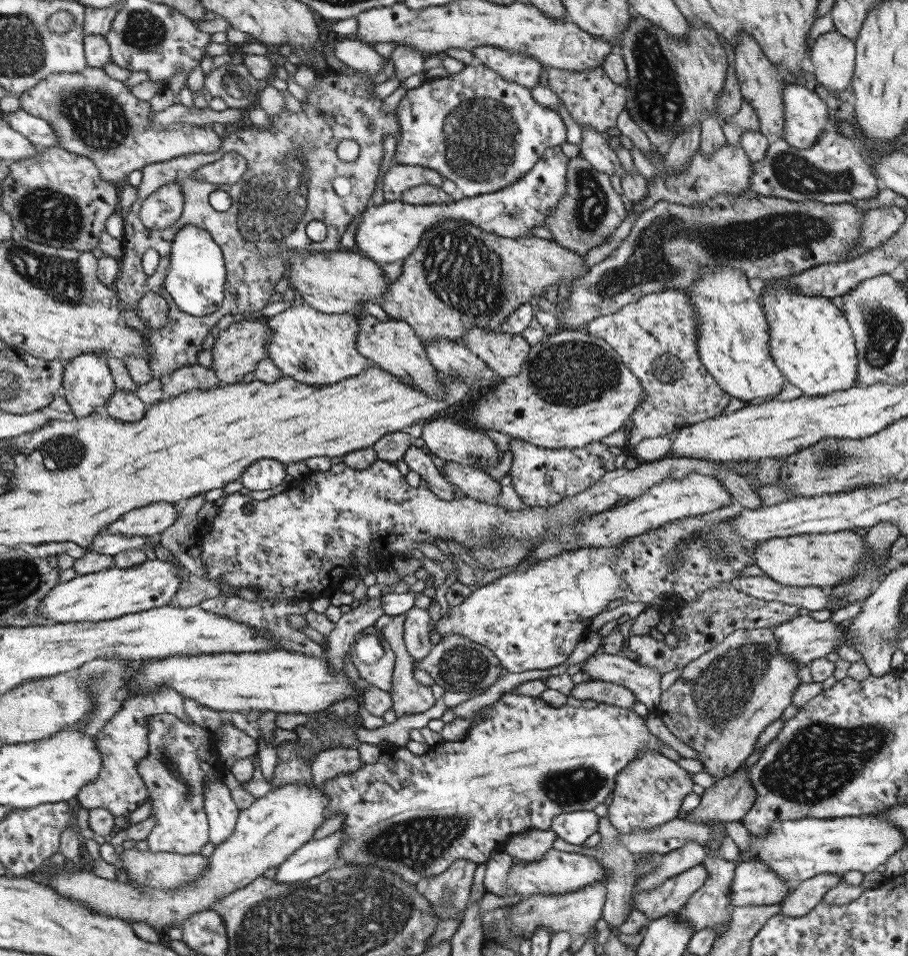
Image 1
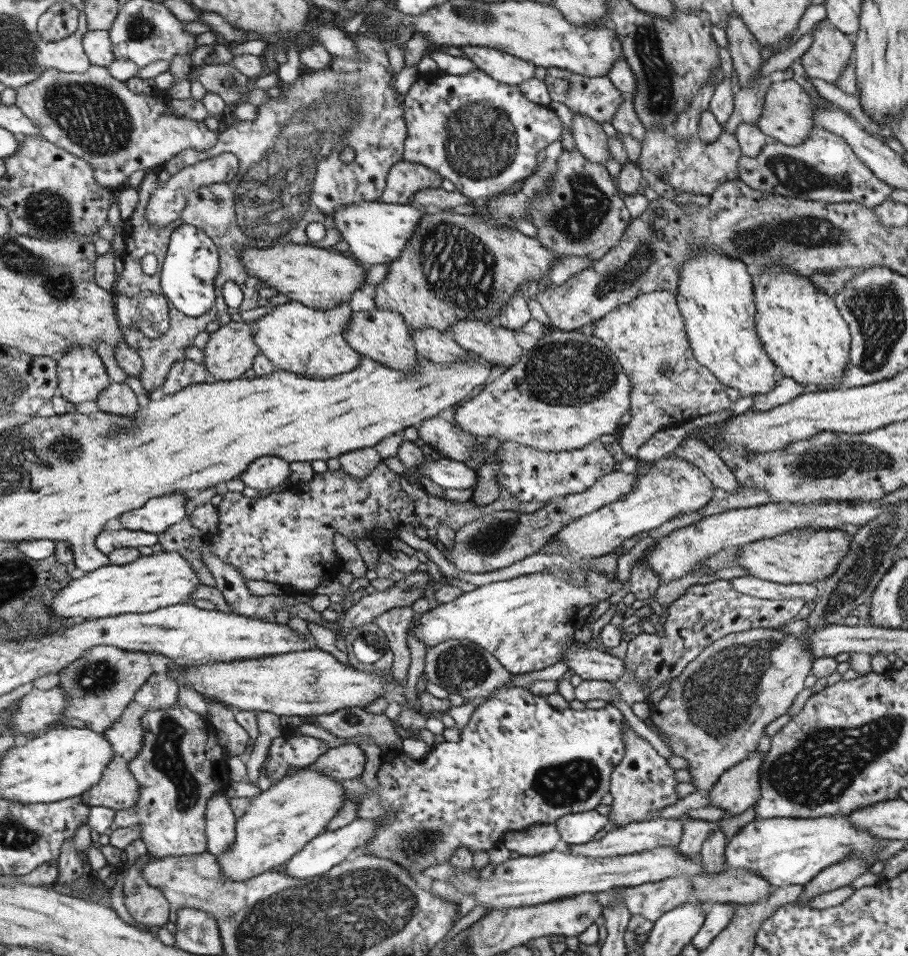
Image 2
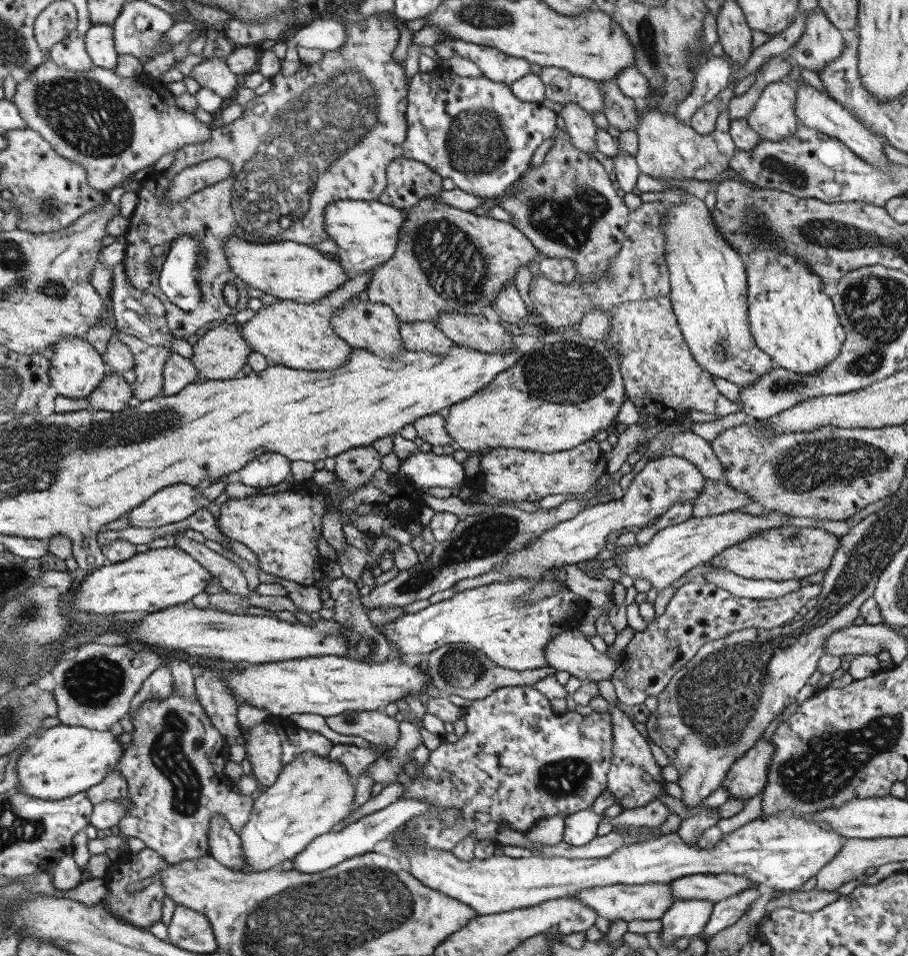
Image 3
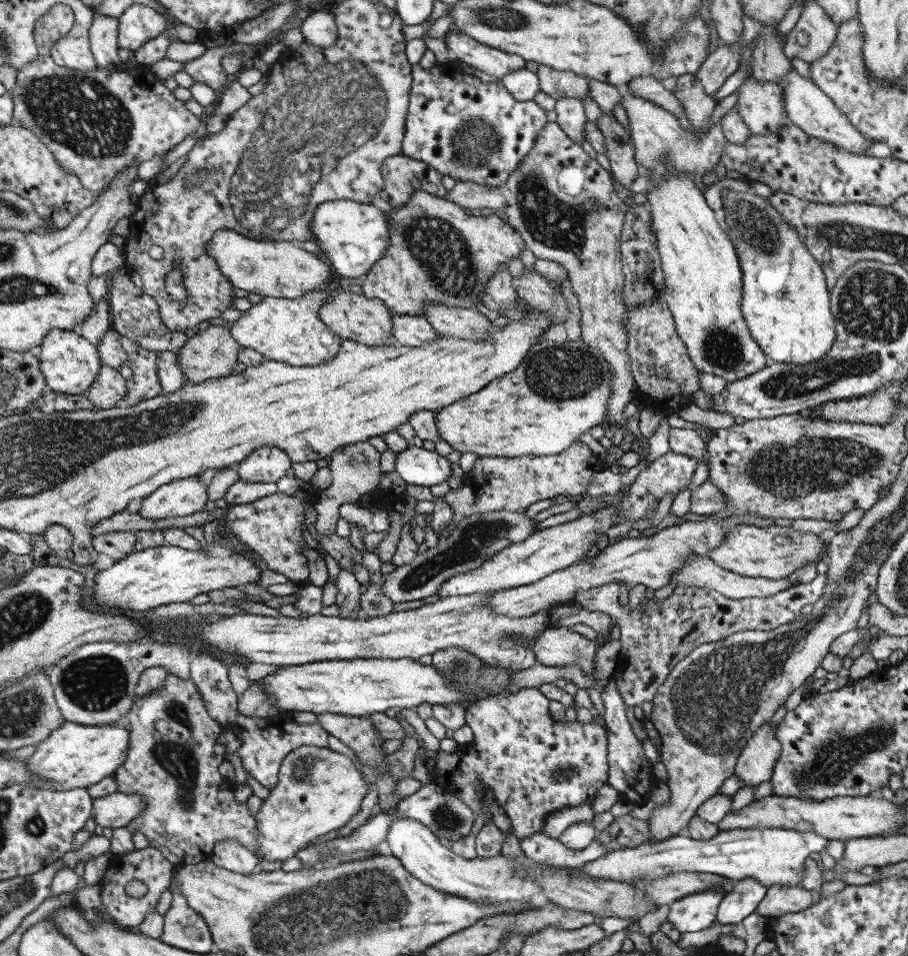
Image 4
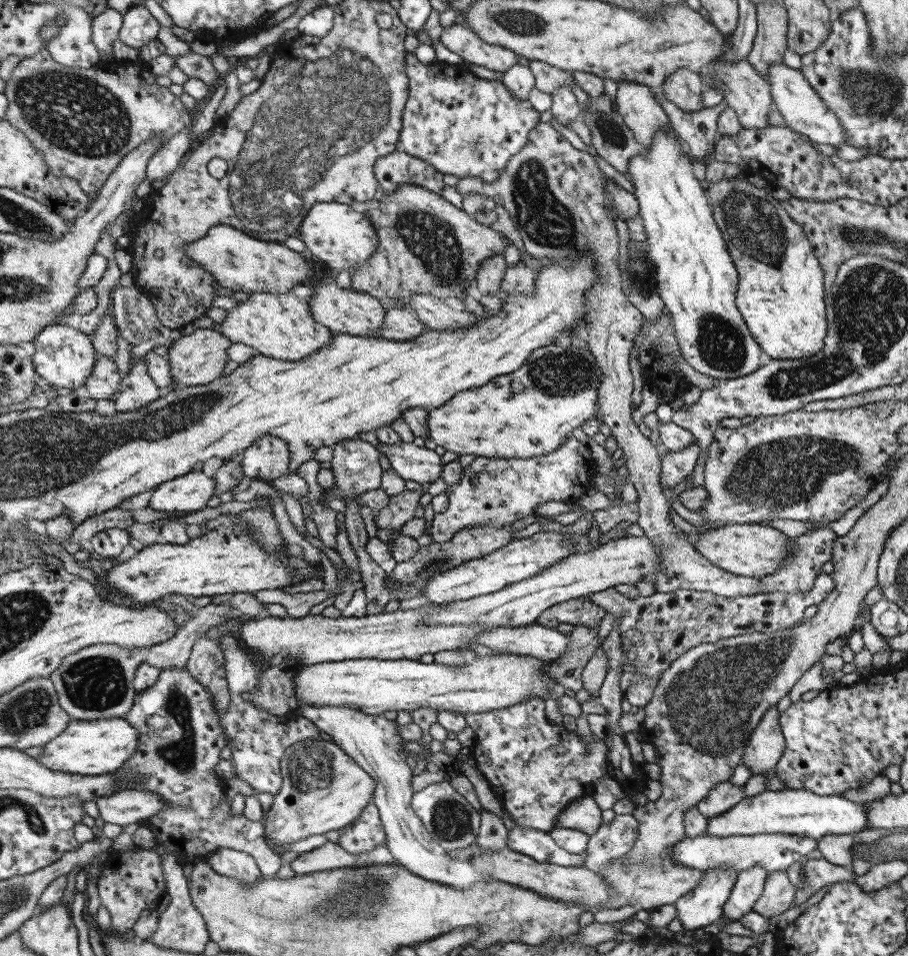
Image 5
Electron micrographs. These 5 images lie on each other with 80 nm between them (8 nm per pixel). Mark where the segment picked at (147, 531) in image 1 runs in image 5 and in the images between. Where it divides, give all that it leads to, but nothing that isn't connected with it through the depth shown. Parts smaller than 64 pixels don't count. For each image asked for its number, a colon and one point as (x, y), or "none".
2: (155, 515)
3: (173, 504)
4: (182, 497)
5: (190, 492)

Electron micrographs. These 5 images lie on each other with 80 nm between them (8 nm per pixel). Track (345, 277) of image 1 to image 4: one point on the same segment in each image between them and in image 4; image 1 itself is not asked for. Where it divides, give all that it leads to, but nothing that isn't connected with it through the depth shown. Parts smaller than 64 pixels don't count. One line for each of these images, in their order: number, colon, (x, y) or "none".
2: (318, 278)
3: (289, 271)
4: (280, 269)

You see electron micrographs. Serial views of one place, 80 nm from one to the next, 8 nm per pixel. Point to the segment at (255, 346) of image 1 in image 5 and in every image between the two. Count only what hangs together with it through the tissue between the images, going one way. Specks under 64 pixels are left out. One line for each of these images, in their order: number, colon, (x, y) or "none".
2: (229, 351)
3: (218, 354)
4: (211, 353)
5: (193, 359)

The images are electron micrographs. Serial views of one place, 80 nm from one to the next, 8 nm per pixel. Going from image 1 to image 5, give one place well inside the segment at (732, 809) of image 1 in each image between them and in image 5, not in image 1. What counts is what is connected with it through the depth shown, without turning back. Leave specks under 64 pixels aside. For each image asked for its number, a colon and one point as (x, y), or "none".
2: (736, 789)
3: (747, 776)
4: (755, 763)
5: (765, 745)

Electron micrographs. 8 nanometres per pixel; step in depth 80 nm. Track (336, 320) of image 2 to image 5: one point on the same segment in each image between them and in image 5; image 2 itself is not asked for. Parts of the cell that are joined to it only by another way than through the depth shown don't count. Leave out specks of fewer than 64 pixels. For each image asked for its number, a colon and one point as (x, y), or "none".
3: (297, 335)
4: (288, 330)
5: (280, 326)

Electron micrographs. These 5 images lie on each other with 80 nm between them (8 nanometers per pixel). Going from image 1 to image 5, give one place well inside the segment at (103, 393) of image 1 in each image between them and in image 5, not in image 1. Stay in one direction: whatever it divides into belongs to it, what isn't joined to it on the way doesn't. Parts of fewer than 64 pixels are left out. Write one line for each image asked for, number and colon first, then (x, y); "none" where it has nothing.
2: (82, 375)
3: (77, 369)
4: (71, 363)
5: (64, 356)

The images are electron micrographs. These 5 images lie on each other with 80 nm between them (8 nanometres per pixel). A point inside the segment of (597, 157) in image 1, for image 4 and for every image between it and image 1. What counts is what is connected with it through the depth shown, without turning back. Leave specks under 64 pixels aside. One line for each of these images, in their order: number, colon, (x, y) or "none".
2: (588, 138)
3: (577, 123)
4: (569, 113)

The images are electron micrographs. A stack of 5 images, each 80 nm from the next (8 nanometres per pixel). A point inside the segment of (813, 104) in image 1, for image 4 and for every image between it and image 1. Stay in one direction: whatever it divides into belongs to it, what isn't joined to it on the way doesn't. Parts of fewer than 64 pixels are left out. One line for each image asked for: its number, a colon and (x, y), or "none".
2: (785, 115)
3: (771, 116)
4: (759, 103)

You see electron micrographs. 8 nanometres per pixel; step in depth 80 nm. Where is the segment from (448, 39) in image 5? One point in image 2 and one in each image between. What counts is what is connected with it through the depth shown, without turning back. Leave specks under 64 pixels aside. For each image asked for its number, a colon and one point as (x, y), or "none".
2: (510, 70)
3: (494, 65)
4: (495, 62)

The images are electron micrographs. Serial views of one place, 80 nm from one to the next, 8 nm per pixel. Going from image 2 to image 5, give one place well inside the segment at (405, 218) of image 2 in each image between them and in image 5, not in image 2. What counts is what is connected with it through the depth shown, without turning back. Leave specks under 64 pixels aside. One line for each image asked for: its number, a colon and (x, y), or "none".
3: (365, 232)
4: (352, 236)
5: (333, 233)

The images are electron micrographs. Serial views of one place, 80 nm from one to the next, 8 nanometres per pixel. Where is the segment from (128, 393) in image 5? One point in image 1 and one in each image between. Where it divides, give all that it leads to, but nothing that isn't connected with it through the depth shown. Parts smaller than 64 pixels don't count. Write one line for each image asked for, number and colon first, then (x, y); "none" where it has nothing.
1: (321, 163)
2: (328, 141)
3: (148, 361)
4: (143, 384)

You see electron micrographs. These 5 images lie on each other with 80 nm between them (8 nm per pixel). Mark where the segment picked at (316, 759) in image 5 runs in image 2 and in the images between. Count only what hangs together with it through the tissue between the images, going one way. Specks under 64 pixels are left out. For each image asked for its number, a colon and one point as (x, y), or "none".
2: (278, 822)
3: (310, 795)
4: (318, 790)

